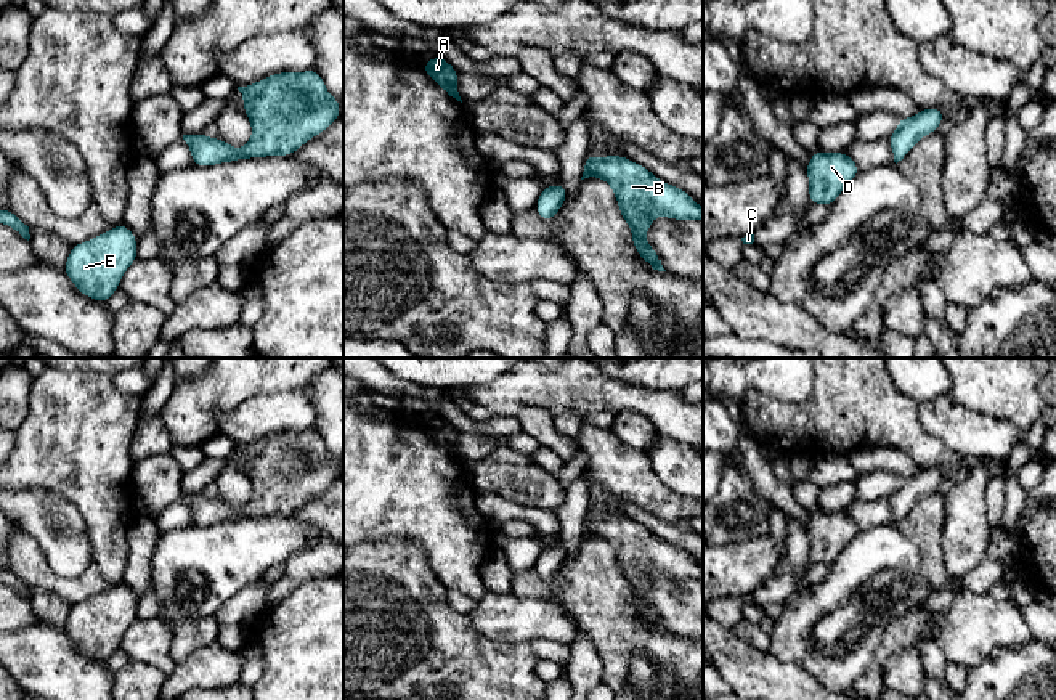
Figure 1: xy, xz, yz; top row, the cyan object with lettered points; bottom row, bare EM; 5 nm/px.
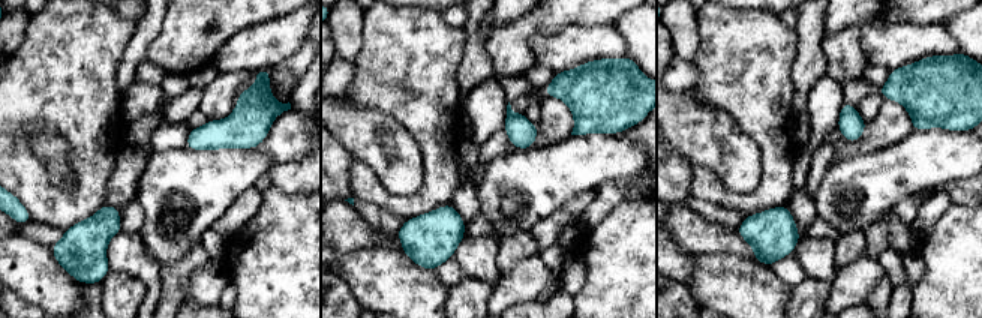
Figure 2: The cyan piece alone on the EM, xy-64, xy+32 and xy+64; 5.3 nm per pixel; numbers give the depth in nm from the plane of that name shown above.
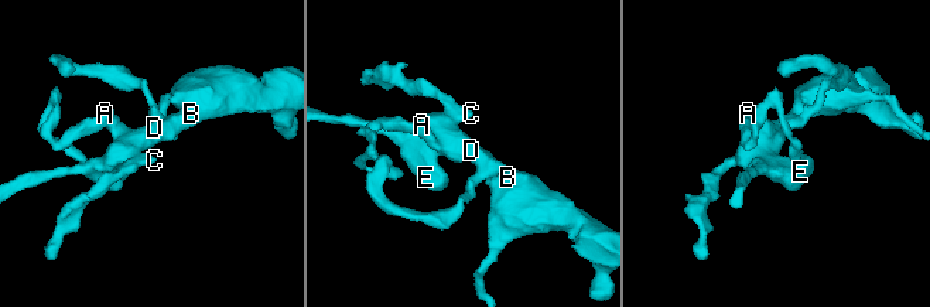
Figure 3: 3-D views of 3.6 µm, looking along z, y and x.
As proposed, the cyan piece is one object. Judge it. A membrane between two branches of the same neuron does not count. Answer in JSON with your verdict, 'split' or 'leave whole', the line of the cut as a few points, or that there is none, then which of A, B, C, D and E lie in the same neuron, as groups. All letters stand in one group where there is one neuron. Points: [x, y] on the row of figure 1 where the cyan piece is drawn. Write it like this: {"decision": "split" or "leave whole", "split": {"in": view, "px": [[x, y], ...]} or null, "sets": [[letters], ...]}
{"decision": "leave whole", "split": null, "sets": [["A", "B", "C", "D", "E"]]}

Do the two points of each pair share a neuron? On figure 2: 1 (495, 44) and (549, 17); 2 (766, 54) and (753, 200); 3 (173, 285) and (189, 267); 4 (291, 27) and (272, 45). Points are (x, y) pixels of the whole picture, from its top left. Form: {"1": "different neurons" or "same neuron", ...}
{"1": "same neuron", "2": "same neuron", "3": "same neuron", "4": "same neuron"}

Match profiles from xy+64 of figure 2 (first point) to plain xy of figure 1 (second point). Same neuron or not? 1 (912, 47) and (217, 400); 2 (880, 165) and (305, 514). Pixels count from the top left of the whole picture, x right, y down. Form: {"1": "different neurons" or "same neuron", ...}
{"1": "different neurons", "2": "different neurons"}

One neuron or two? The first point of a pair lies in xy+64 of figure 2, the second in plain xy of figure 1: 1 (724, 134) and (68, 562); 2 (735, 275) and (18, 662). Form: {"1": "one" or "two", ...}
{"1": "one", "2": "one"}

